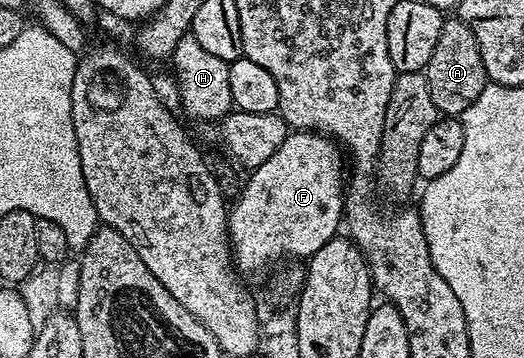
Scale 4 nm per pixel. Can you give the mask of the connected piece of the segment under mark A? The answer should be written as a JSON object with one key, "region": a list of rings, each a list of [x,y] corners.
{"region":[[[451,18],[442,23],[439,41],[423,73],[430,85],[431,100],[440,115],[460,116],[479,98],[488,78],[483,68],[482,54],[478,50],[478,41],[464,21]]]}

